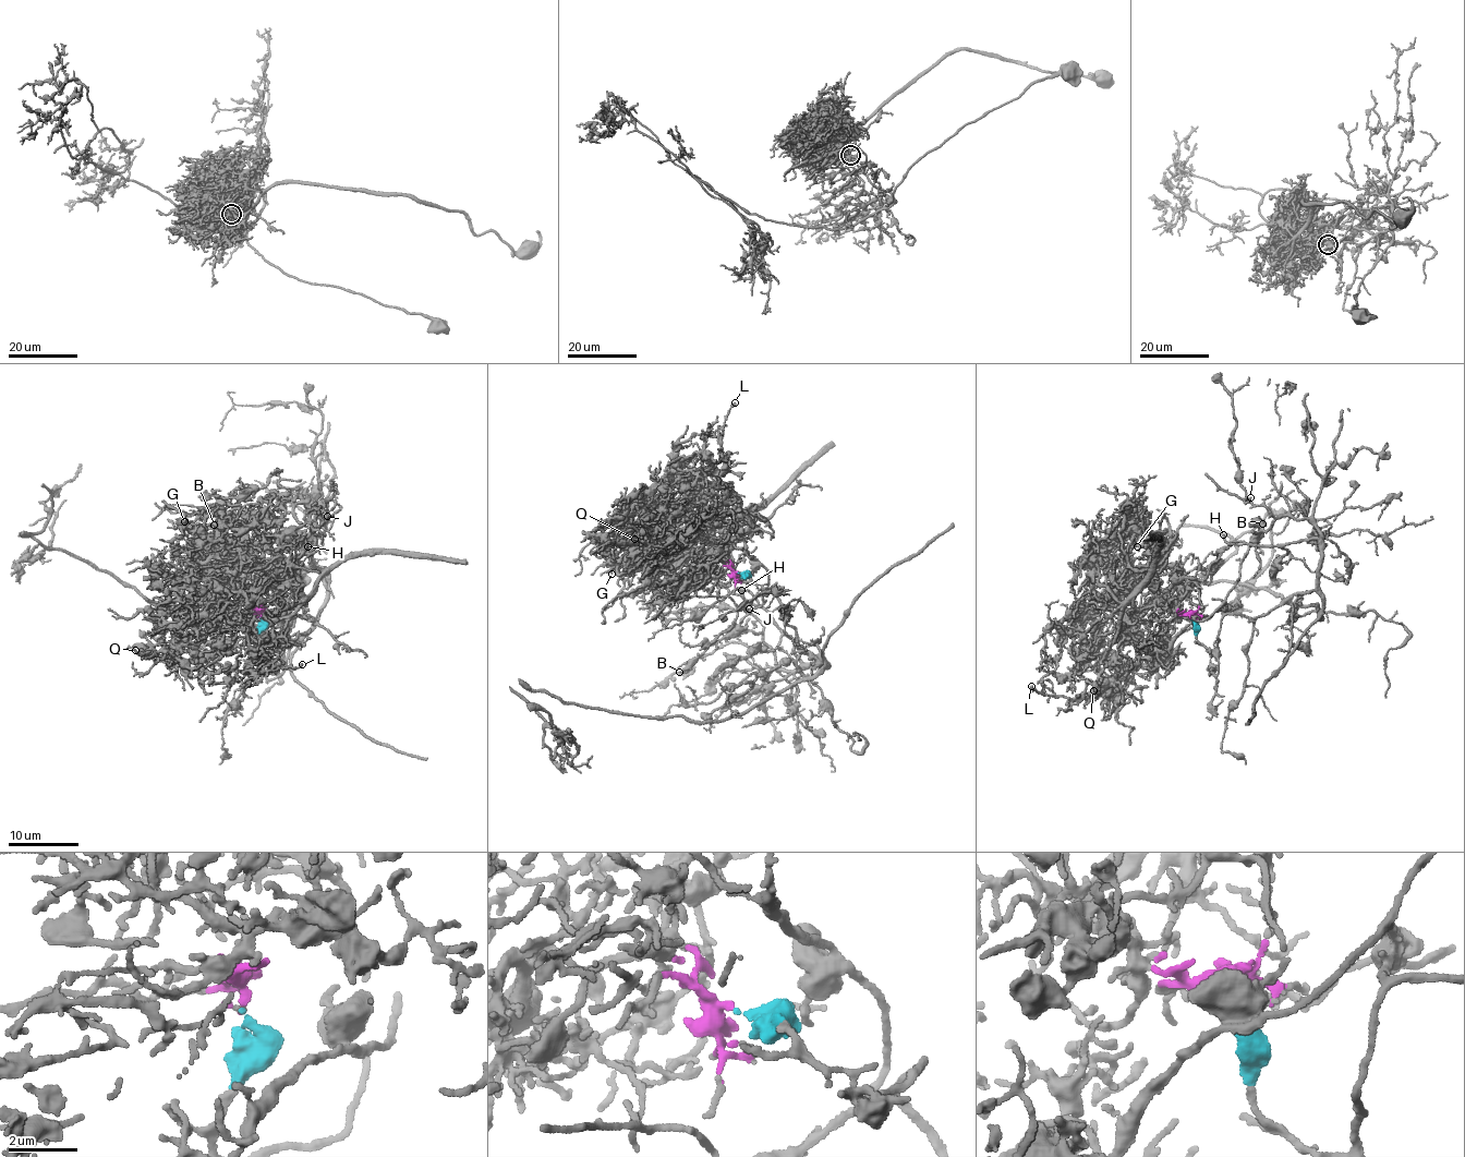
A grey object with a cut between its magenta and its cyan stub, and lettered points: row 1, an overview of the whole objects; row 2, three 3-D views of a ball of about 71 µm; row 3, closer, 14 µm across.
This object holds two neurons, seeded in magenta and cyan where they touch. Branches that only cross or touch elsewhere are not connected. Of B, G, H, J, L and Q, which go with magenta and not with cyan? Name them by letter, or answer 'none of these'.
G, L, Q

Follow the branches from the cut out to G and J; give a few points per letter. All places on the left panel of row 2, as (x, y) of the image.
G: (259, 616), (262, 605), (230, 586), (217, 567), (224, 547), (202, 529), (202, 508), (203, 523), (183, 522)
J: (259, 618), (258, 650), (279, 643), (298, 615), (316, 615), (326, 579), (312, 546), (327, 516)

